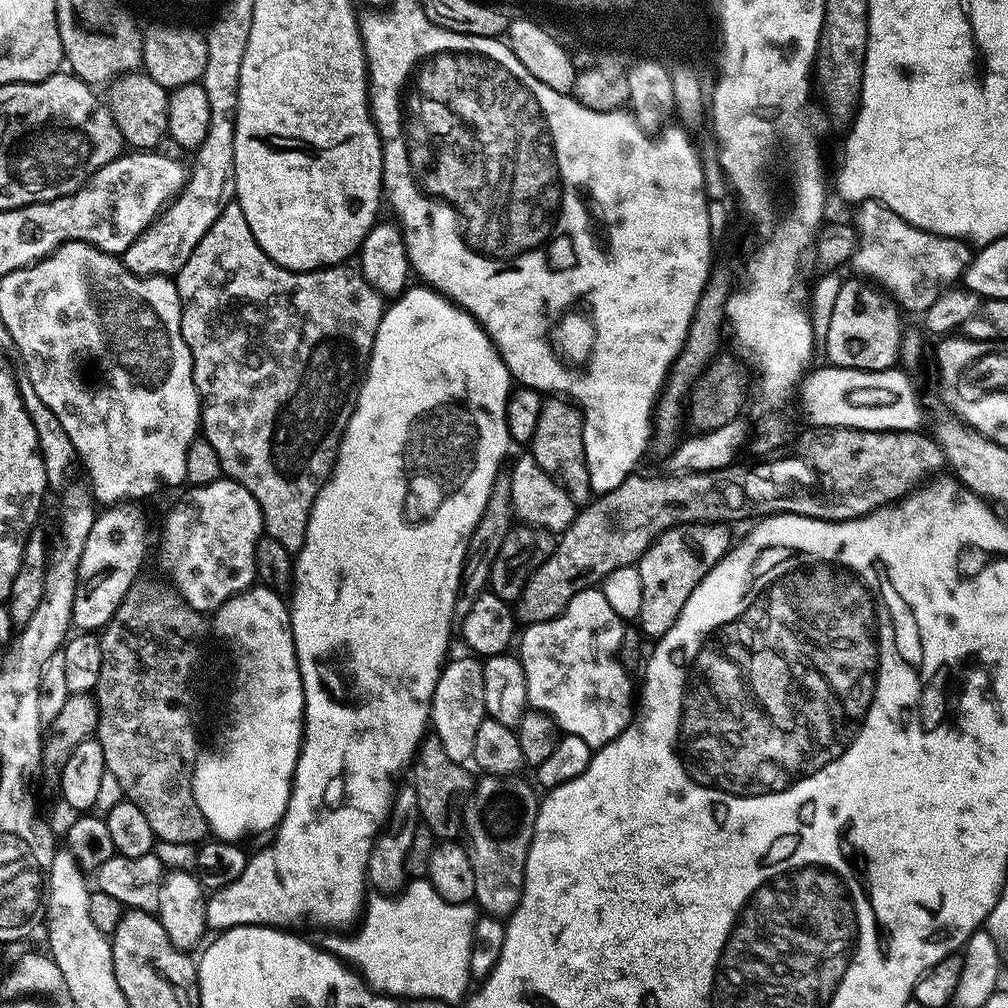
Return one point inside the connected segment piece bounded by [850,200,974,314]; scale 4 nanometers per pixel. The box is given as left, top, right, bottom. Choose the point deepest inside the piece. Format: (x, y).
(914, 266)

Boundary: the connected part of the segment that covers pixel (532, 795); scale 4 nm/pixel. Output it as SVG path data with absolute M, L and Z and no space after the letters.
M481 775L475 781L462 817L462 832L465 837L468 835L470 866L474 866L475 903L481 913L497 918L511 916L524 893L526 858L540 809L537 789L516 779L511 775Z

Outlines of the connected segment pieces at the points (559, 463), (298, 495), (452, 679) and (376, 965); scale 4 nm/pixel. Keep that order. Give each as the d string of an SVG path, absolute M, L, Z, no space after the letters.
M564 398L545 399L542 412L538 414L538 426L534 426L534 434L530 445L530 454L570 494L570 498L578 506L583 506L593 499L594 493L588 481L588 471L584 461L584 418L581 409L575 403Z
M235 202L226 205L222 214L218 214L214 226L210 226L210 230L202 234L202 242L194 246L194 254L186 258L186 266L182 266L182 270L175 273L174 279L180 295L182 338L186 338L186 346L192 355L192 377L200 395L202 434L210 442L210 446L214 446L218 462L222 462L224 476L246 486L246 490L254 494L254 502L258 502L262 510L266 535L282 542L288 552L295 554L299 552L306 538L306 526L310 510L314 506L314 498L318 498L322 486L328 483L332 468L336 465L340 440L344 437L346 417L356 408L360 384L368 371L374 338L378 334L378 322L384 316L385 301L380 293L366 282L366 278L356 266L319 268L313 272L295 272L278 266L266 255L262 246L258 246L254 234L250 234L250 226L246 226L246 214L242 214L242 206Z
M464 654L461 660L449 659L434 686L430 717L431 731L442 742L442 750L446 750L446 754L450 754L450 758L454 758L454 762L459 764L471 761L474 740L485 719L483 663L468 654Z
M412 878L395 894L369 895L359 921L360 929L353 936L333 935L336 937L330 952L355 969L373 992L397 998L435 1000L441 1005L456 1004L460 999L461 1003L470 992L470 950L477 919L475 903L451 904L441 898L427 878Z

